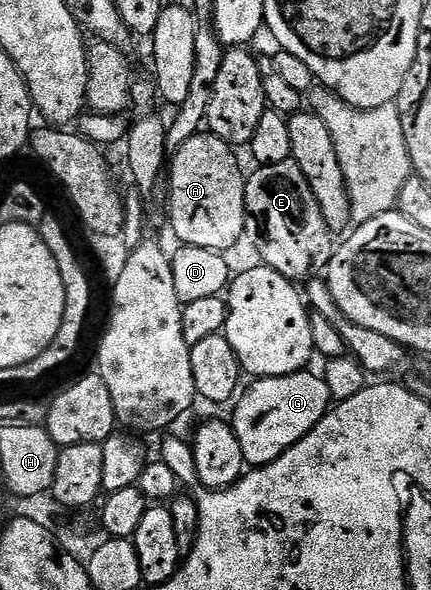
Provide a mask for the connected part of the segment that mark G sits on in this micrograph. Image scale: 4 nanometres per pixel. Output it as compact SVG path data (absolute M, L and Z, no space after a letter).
M307 373L255 378L252 386L238 395L235 415L230 415L229 421L248 467L267 466L277 460L281 452L293 448L331 409L333 399L325 380L318 373Z

